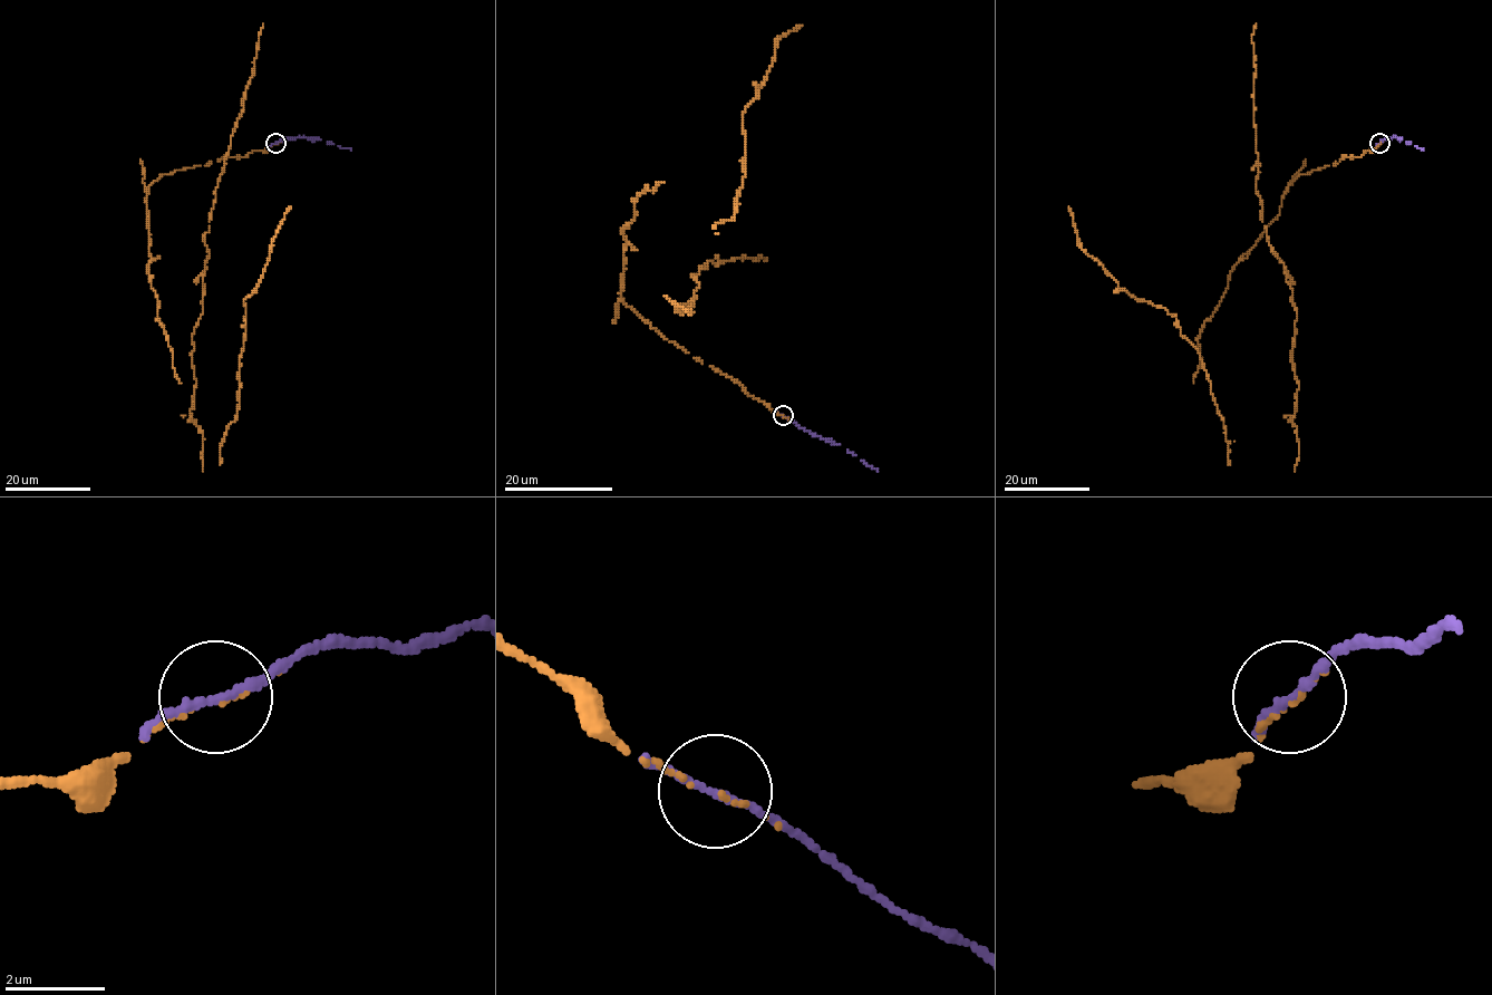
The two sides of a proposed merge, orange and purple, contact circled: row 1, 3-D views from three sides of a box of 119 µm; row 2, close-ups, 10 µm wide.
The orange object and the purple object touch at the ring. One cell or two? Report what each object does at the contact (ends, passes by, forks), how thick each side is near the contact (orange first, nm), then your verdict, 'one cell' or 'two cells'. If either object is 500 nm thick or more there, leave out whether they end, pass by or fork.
orange ends | purple passes by | 70/140 nm | one cell

